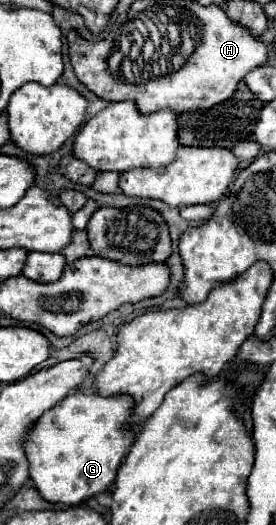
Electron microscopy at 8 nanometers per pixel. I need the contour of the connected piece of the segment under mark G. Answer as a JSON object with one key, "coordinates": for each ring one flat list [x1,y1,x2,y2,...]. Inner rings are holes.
{"coordinates":[[72,393,70,397,62,399,54,409,48,409,24,437,24,451,28,459,30,479,38,489,40,497,50,503,78,505,88,497,104,493,116,479,120,459,134,443,134,433,128,431,128,419,132,407,134,401,128,395,100,397,98,393]]}

